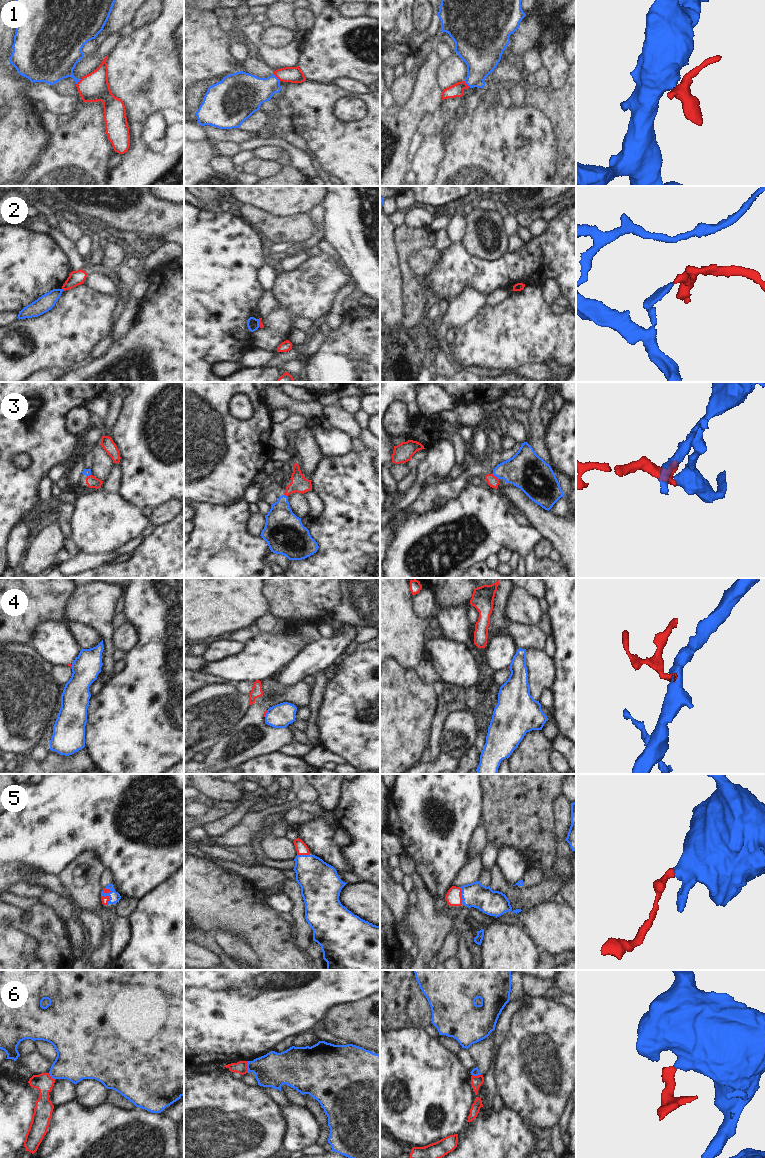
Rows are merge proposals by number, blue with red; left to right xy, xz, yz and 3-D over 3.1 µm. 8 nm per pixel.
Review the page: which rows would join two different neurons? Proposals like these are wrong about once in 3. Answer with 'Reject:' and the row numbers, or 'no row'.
Reject: 2, 4, 6

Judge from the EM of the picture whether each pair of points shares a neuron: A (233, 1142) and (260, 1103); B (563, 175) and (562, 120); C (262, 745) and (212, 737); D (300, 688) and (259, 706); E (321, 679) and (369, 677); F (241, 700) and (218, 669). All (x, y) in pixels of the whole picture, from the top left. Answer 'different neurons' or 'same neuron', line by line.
A: same neuron
B: same neuron
C: different neurons
D: same neuron
E: different neurons
F: different neurons

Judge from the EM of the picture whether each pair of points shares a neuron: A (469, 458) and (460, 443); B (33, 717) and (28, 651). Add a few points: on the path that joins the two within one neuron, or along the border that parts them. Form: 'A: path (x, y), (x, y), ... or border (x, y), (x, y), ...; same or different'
A: border (470, 445), (465, 452), (464, 459), (456, 463); different
B: path (28, 701), (28, 667); same

